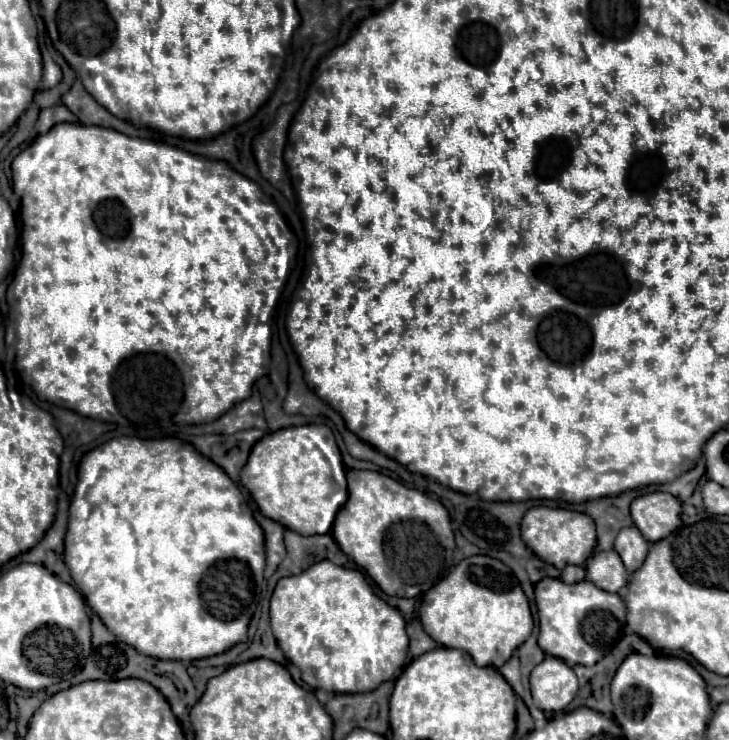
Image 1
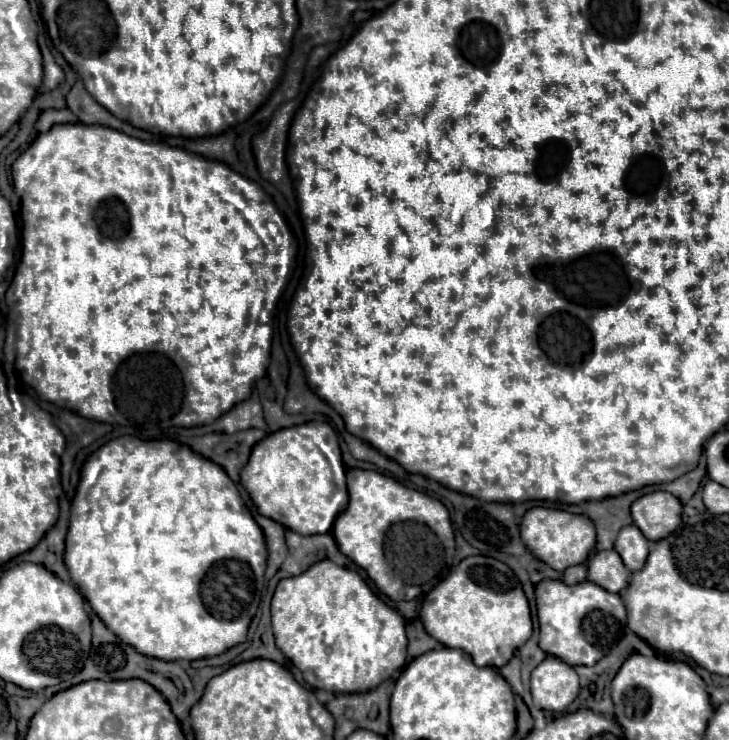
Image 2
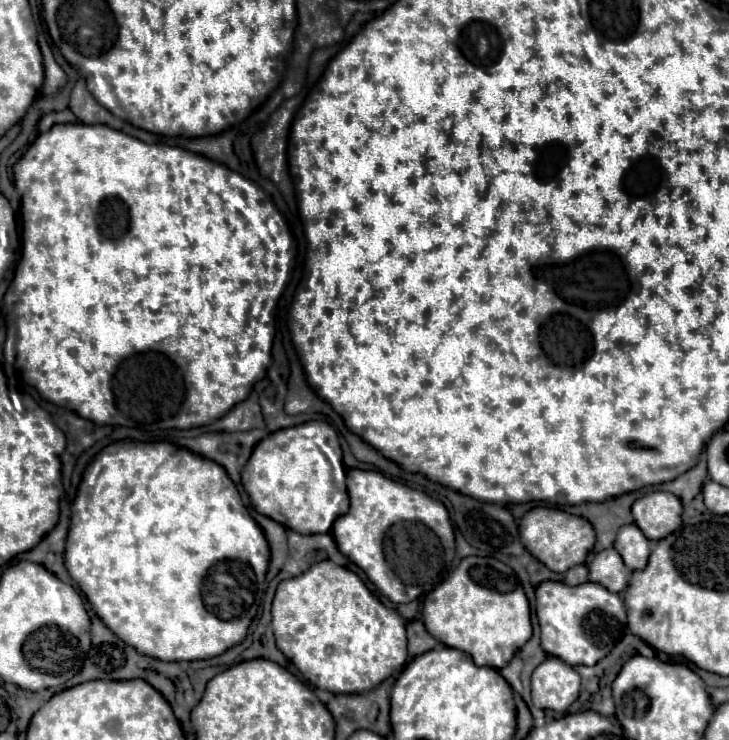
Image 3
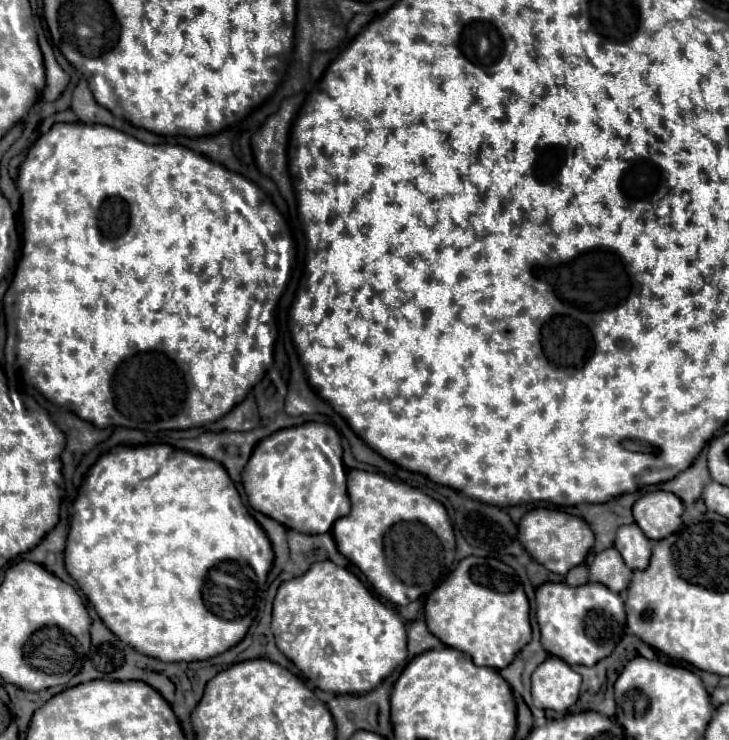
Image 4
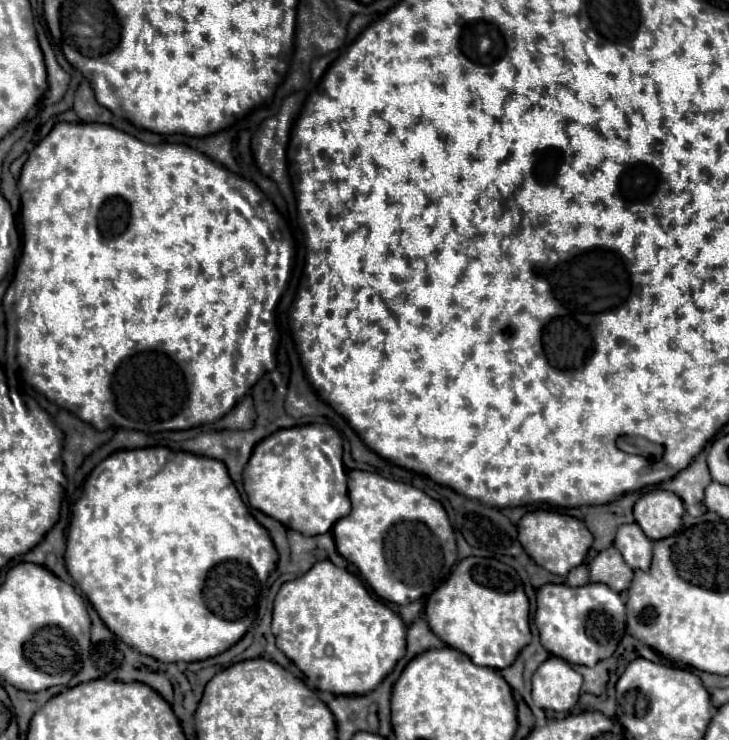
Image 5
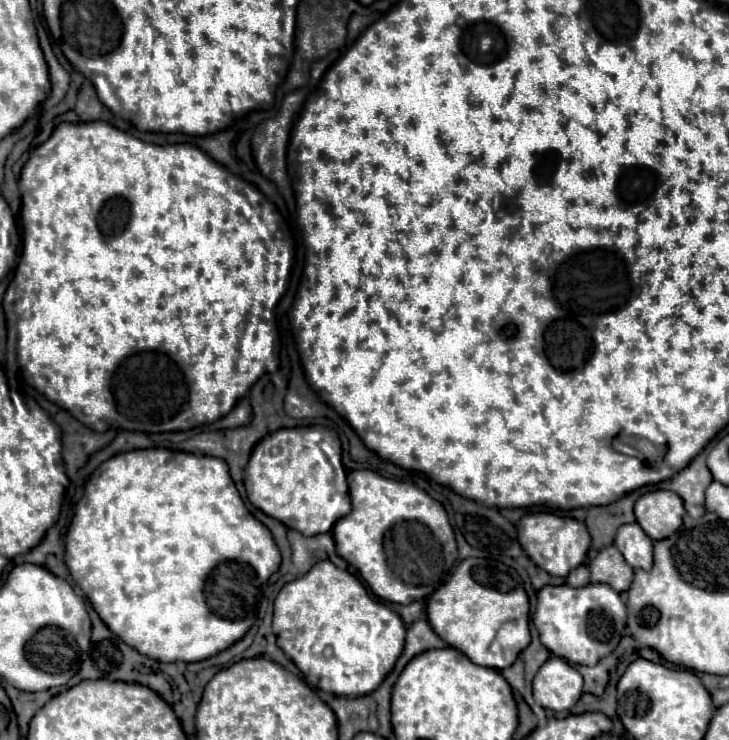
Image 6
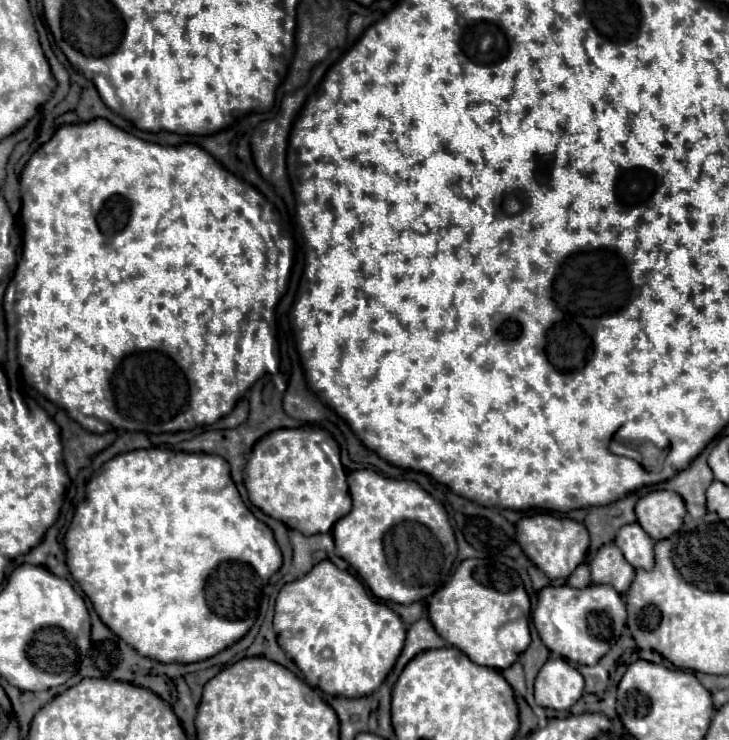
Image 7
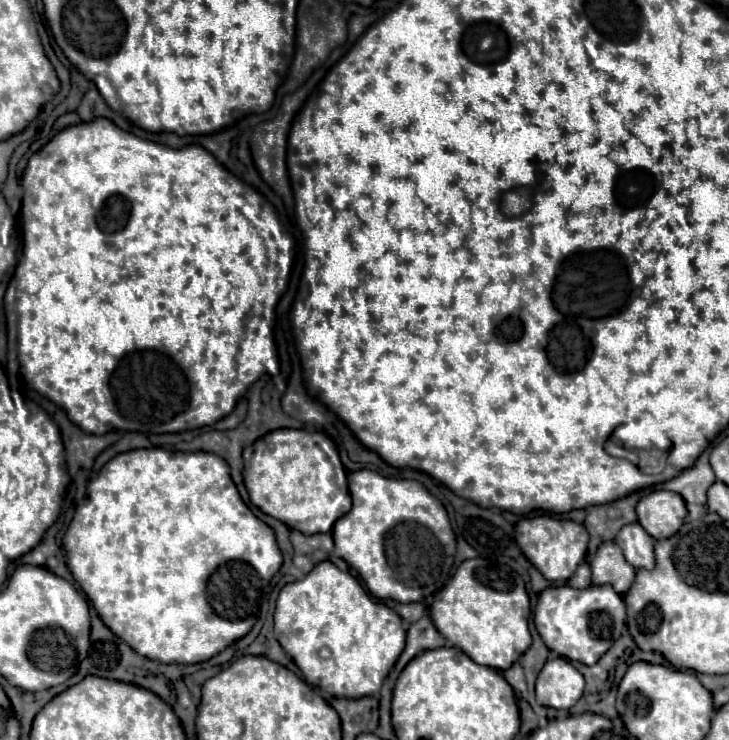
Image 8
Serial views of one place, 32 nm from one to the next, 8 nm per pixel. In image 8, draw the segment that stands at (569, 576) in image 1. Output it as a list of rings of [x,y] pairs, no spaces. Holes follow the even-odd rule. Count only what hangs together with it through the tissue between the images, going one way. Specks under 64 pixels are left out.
[[[582,562],[578,566],[578,570],[574,572],[574,576],[568,580],[568,584],[572,588],[590,588],[592,586],[592,572],[590,572],[590,566],[586,562]]]

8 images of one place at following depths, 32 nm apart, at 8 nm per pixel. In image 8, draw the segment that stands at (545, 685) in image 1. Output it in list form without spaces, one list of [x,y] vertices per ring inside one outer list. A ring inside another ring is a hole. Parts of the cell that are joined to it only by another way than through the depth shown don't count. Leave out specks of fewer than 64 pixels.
[[[552,658],[536,680],[536,700],[550,708],[572,708],[584,692],[584,676],[566,660]]]

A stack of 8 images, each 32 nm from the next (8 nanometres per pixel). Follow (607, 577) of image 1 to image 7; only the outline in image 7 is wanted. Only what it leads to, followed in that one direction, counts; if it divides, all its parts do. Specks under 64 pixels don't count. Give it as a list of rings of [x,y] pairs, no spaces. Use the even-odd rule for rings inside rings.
[[[614,542],[604,544],[598,550],[590,562],[590,570],[592,584],[610,584],[620,594],[624,594],[634,580],[634,568],[624,560],[620,548],[616,548]]]

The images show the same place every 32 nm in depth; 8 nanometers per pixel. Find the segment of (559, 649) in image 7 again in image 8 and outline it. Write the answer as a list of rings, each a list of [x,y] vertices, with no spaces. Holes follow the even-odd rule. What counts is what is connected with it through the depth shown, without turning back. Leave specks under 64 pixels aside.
[[[570,586],[546,588],[538,596],[534,624],[552,652],[592,666],[620,638],[622,628],[626,626],[626,606],[622,596],[616,594],[612,586],[592,586],[586,590]]]

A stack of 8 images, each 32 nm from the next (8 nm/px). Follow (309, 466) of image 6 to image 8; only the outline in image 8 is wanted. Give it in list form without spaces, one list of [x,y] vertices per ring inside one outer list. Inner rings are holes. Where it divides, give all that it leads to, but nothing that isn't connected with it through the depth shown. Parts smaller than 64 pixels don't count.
[[[272,430],[258,438],[250,446],[250,466],[246,460],[244,470],[244,484],[250,494],[250,502],[258,506],[264,514],[282,520],[288,528],[300,530],[304,534],[318,534],[318,532],[330,532],[334,522],[344,516],[350,506],[350,494],[346,470],[341,463],[338,451],[332,439],[320,431],[309,430]]]

